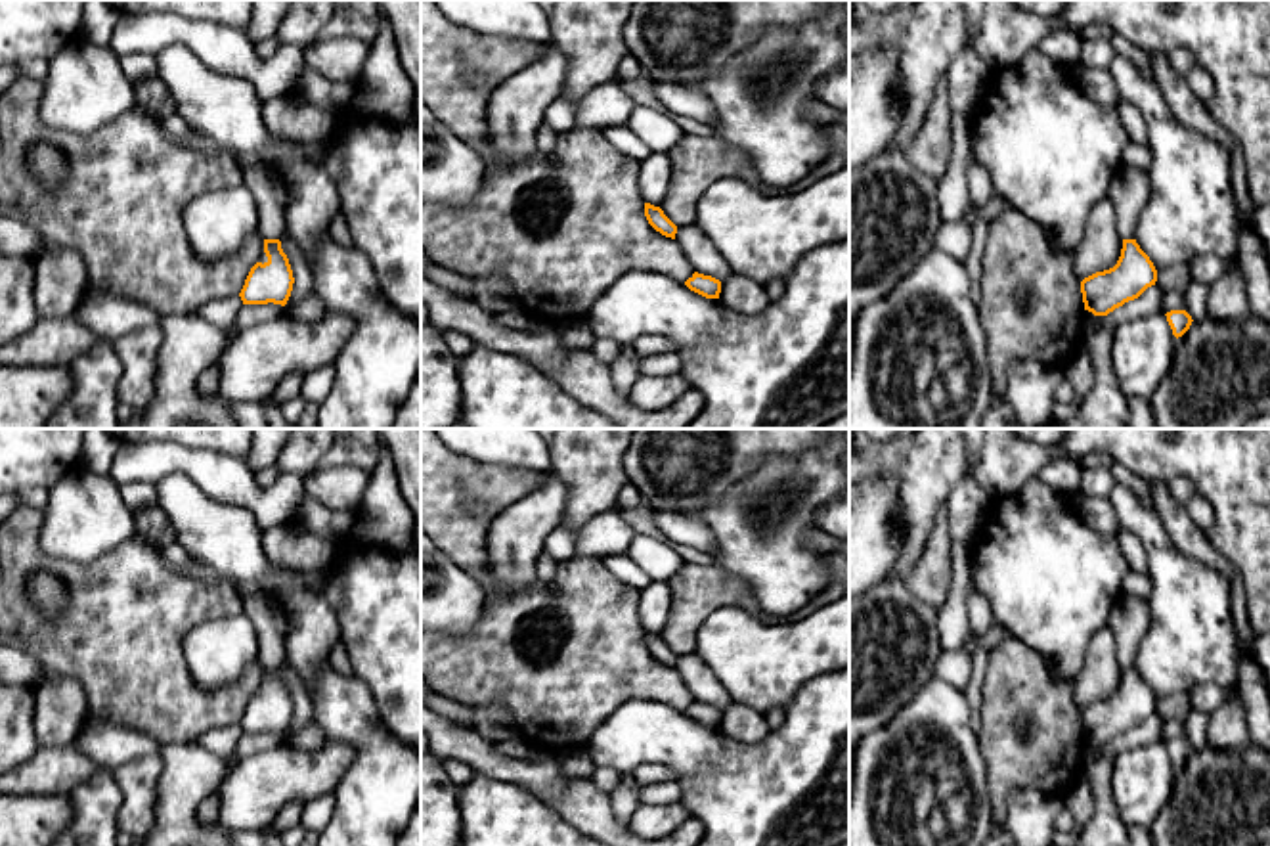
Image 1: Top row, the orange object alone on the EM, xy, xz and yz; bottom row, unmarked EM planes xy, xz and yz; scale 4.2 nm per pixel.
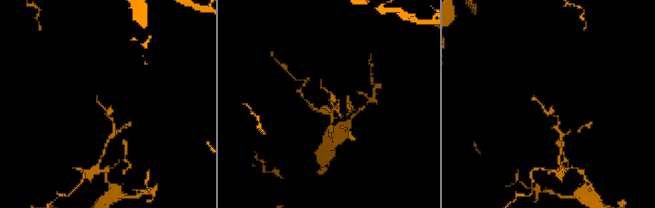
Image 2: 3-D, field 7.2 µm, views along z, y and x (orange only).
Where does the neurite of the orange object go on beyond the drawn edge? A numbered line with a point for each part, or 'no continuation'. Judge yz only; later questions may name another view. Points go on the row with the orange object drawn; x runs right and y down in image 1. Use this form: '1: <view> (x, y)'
1: yz (1129, 188)

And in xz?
no continuation

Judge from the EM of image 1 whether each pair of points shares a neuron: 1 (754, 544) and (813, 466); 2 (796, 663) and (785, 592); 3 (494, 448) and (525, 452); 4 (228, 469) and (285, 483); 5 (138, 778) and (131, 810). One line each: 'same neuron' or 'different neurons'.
1: same neuron
2: different neurons
3: same neuron
4: same neuron
5: same neuron

